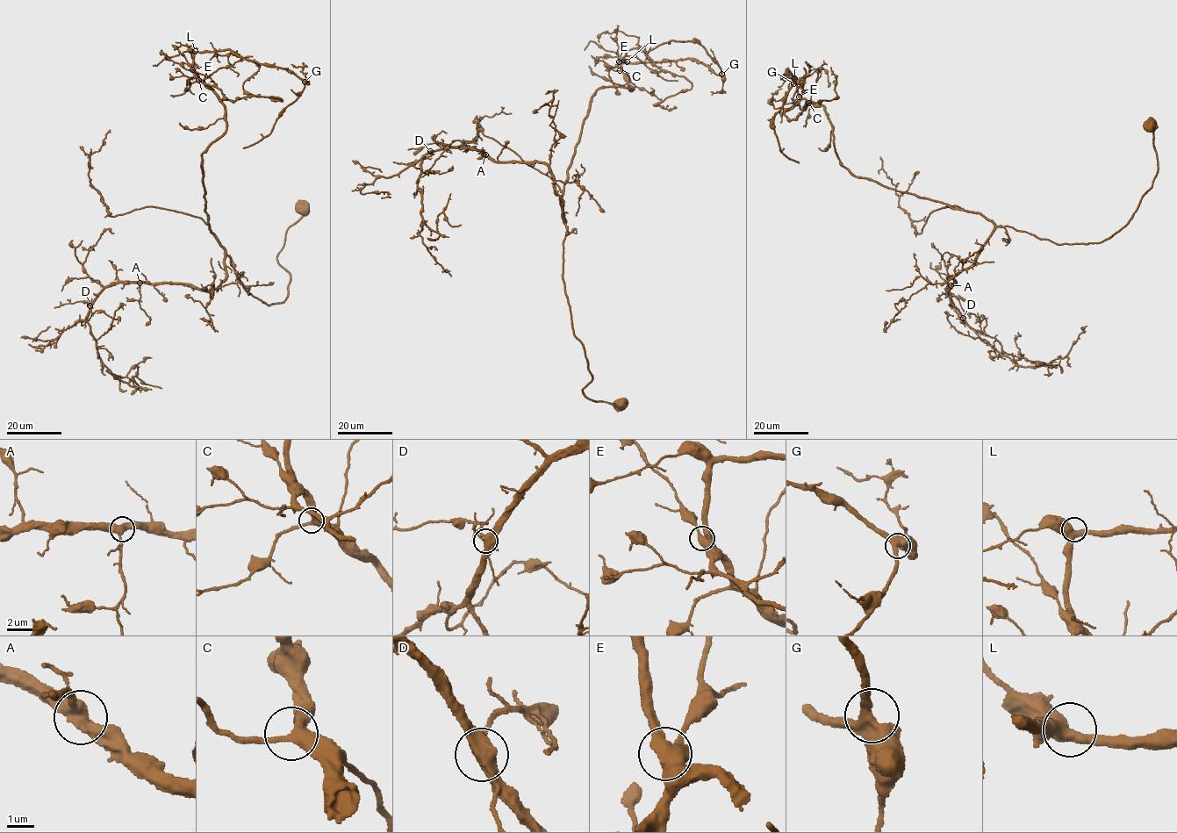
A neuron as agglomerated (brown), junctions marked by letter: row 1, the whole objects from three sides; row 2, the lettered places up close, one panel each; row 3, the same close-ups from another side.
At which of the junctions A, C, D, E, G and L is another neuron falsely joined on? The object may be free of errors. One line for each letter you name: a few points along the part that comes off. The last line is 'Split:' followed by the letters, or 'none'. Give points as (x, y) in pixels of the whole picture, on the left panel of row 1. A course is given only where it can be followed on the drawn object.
Split: none

